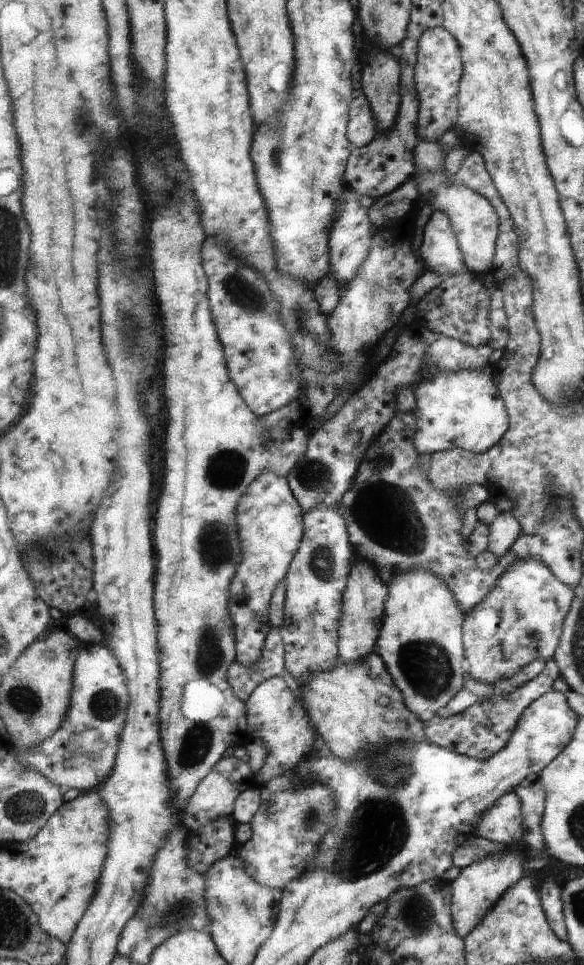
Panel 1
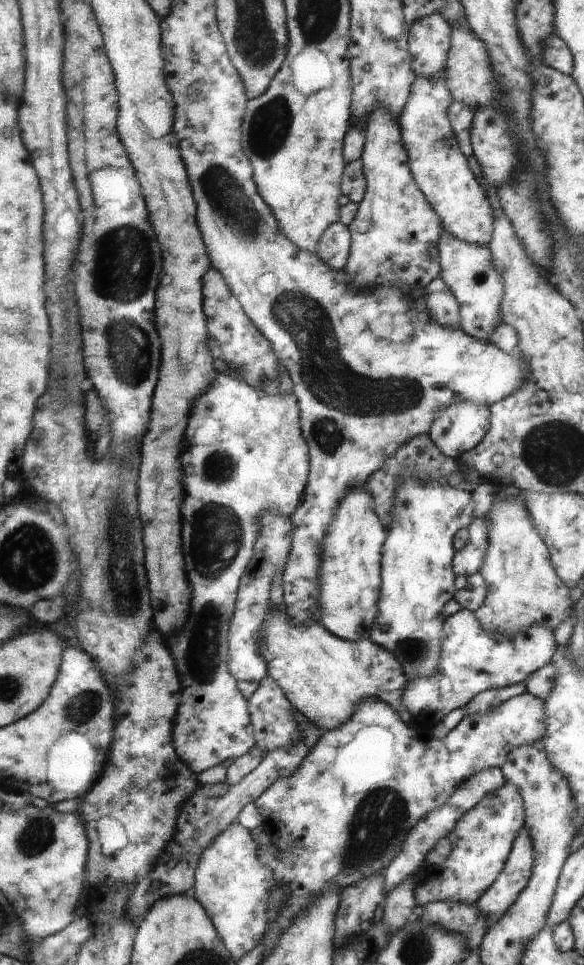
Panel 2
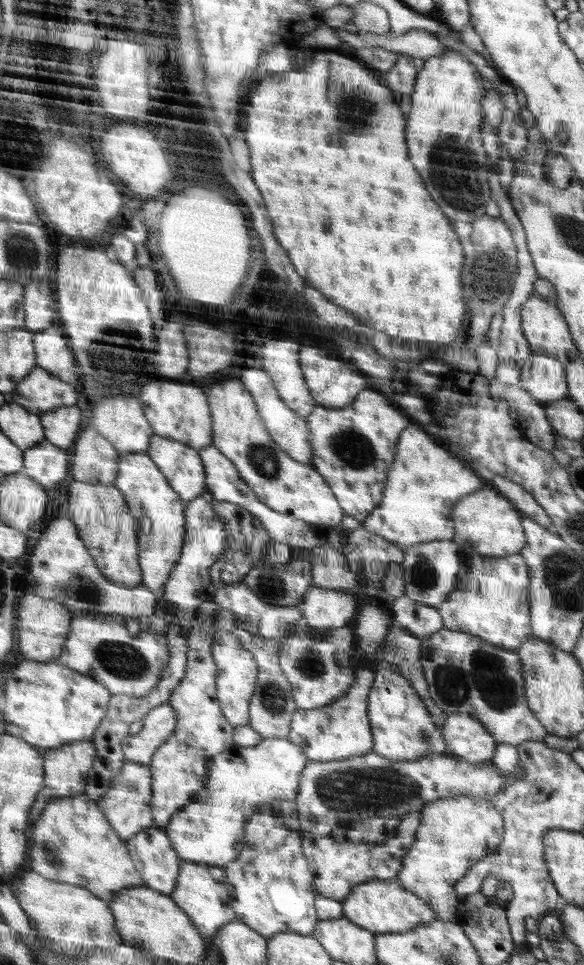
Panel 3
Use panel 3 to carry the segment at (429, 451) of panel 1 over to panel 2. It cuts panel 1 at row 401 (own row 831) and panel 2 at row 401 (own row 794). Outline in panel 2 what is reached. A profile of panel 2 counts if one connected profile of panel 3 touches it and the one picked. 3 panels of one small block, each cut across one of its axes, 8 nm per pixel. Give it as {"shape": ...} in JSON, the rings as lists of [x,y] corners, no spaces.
{"shape":[[[470,401],[452,403],[438,409],[436,421],[429,432],[429,438],[438,450],[448,458],[460,460],[462,456],[476,449],[490,429],[490,408]]]}

